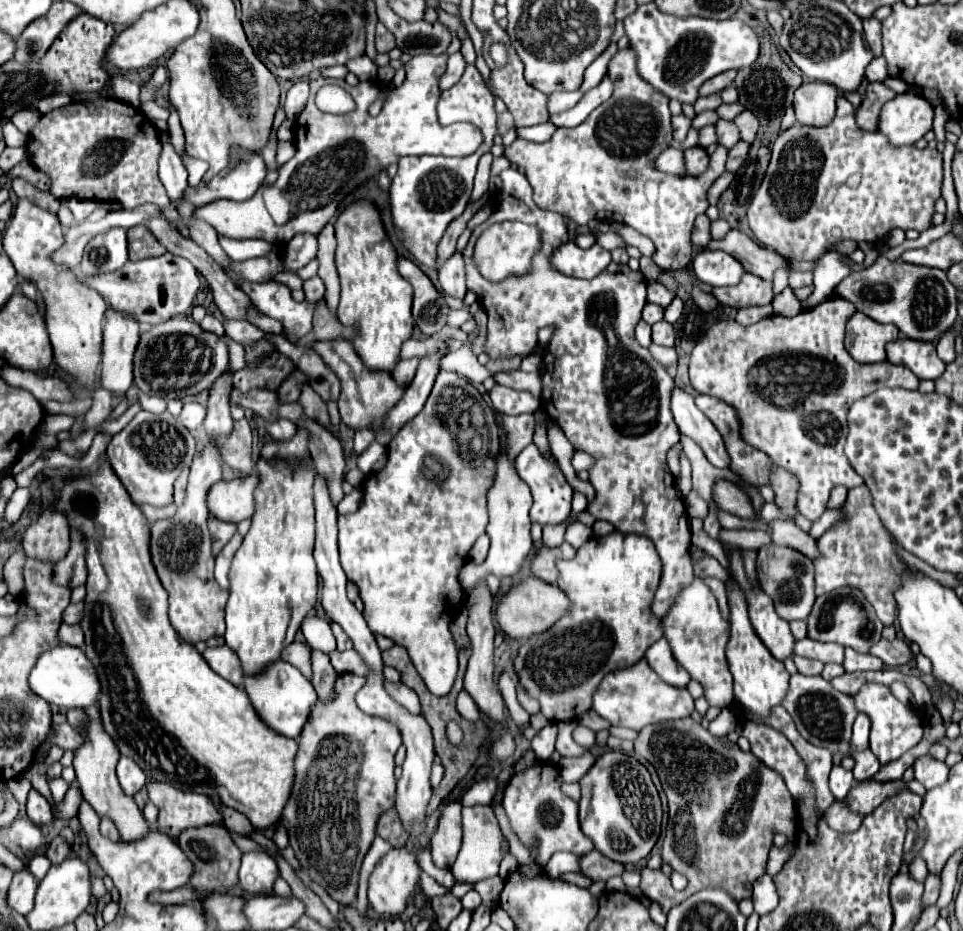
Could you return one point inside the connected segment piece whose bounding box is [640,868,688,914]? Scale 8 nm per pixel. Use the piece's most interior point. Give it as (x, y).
(655, 885)

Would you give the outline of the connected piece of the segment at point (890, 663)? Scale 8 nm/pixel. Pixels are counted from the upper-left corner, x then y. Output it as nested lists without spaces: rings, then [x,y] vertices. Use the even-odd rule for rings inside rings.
[[[882,638],[878,644],[874,644],[870,648],[870,654],[882,658],[888,668],[898,668],[898,666],[904,666],[904,664],[908,664],[912,660],[910,646],[900,638],[896,638],[892,642]]]

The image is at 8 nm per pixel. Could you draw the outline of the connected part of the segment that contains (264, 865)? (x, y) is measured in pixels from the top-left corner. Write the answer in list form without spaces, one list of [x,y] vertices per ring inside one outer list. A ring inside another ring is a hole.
[[[248,852],[242,856],[240,886],[250,894],[272,894],[274,882],[280,876],[278,864],[264,852]]]

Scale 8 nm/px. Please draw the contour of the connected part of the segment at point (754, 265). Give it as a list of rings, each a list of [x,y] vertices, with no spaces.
[[[728,230],[728,234],[722,240],[710,240],[710,250],[724,250],[738,258],[746,272],[756,274],[764,280],[772,280],[774,268],[784,266],[784,258],[778,258],[778,254],[770,252],[766,246],[756,244],[750,236],[746,236],[740,230]]]

